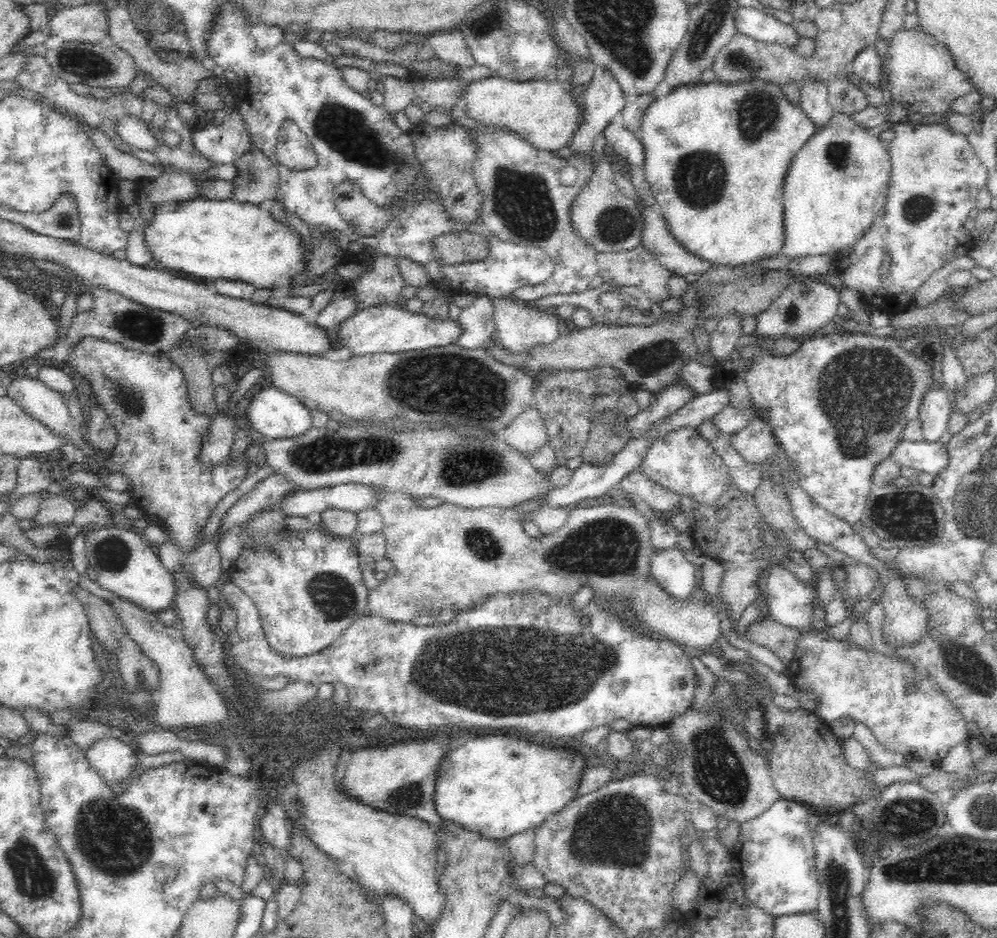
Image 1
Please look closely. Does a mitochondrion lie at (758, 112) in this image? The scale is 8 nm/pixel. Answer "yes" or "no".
yes

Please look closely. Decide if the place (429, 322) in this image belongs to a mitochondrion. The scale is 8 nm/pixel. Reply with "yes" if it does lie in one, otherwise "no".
no

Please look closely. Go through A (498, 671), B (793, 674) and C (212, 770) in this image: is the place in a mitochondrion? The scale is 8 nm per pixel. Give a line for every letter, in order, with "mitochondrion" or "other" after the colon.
A: mitochondrion
B: other
C: other

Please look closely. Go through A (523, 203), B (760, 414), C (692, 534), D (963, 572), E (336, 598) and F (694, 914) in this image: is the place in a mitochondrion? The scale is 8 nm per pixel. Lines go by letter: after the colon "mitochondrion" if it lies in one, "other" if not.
A: mitochondrion
B: other
C: other
D: other
E: mitochondrion
F: other

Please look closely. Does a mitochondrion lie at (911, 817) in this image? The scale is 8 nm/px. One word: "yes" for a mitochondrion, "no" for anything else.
yes

